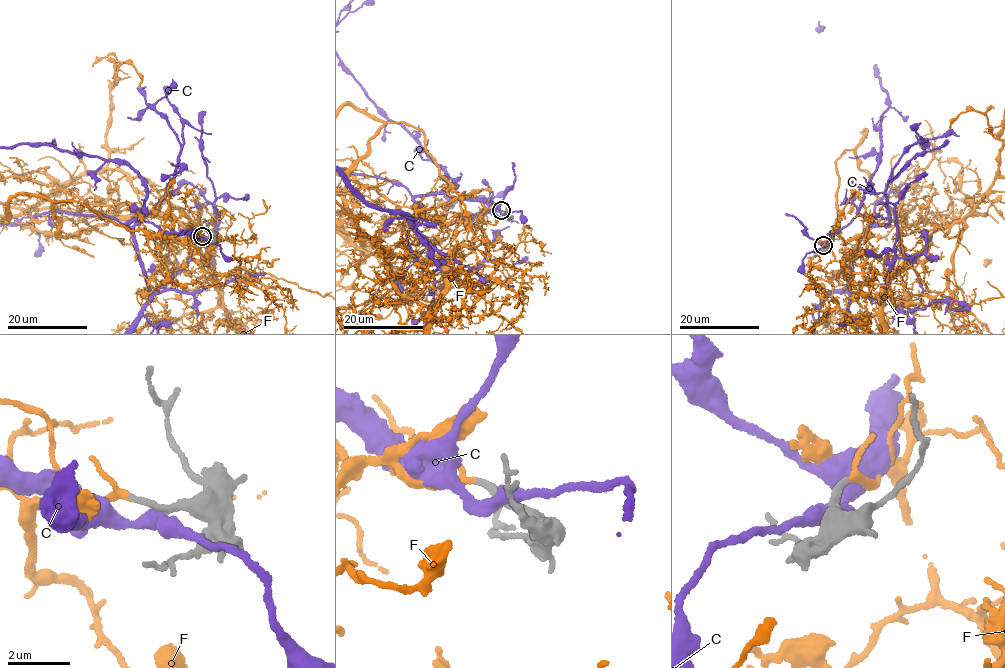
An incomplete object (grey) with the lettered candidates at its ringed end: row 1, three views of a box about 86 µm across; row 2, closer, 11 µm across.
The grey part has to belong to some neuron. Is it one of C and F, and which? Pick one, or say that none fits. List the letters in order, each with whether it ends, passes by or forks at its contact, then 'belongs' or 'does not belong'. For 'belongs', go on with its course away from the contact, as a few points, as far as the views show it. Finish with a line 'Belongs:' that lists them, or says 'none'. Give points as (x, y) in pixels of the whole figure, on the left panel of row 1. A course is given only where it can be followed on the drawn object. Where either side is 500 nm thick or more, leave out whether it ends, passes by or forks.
C: it passes by; does not belong
F: it passes by; belongs
Belongs: F

